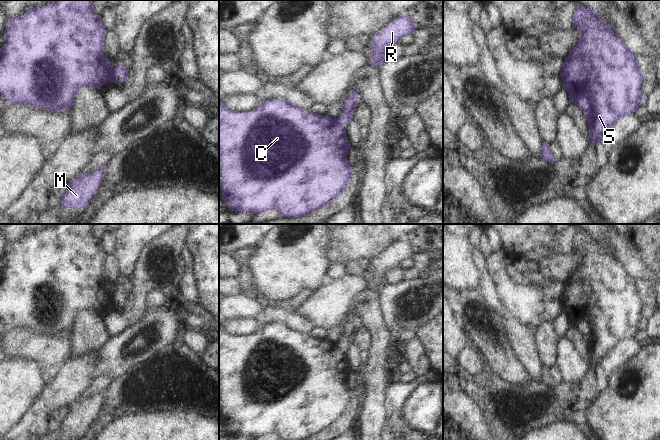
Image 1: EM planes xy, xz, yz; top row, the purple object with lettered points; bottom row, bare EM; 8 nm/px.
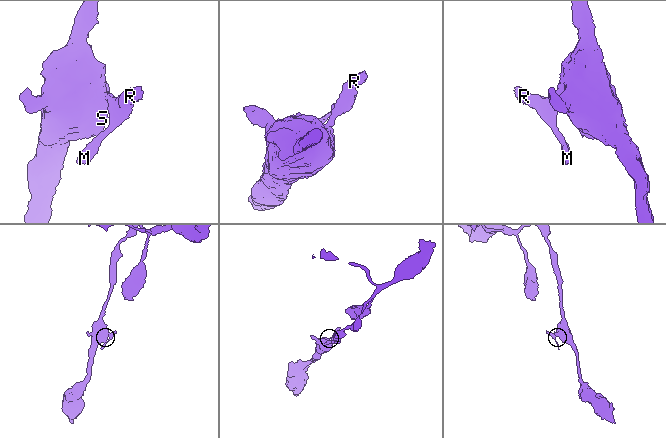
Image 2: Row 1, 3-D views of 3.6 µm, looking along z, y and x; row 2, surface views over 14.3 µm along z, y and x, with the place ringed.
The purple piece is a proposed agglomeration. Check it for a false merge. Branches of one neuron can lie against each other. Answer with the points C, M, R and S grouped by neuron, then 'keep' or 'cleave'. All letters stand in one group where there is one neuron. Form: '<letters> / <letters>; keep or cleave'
C S / M R; cleave

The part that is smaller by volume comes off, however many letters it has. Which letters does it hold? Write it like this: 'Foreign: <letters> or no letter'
Foreign: M, R

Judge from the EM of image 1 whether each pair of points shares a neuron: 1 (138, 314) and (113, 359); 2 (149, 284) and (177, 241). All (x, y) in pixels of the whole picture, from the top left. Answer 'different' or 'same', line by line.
1: different
2: same

